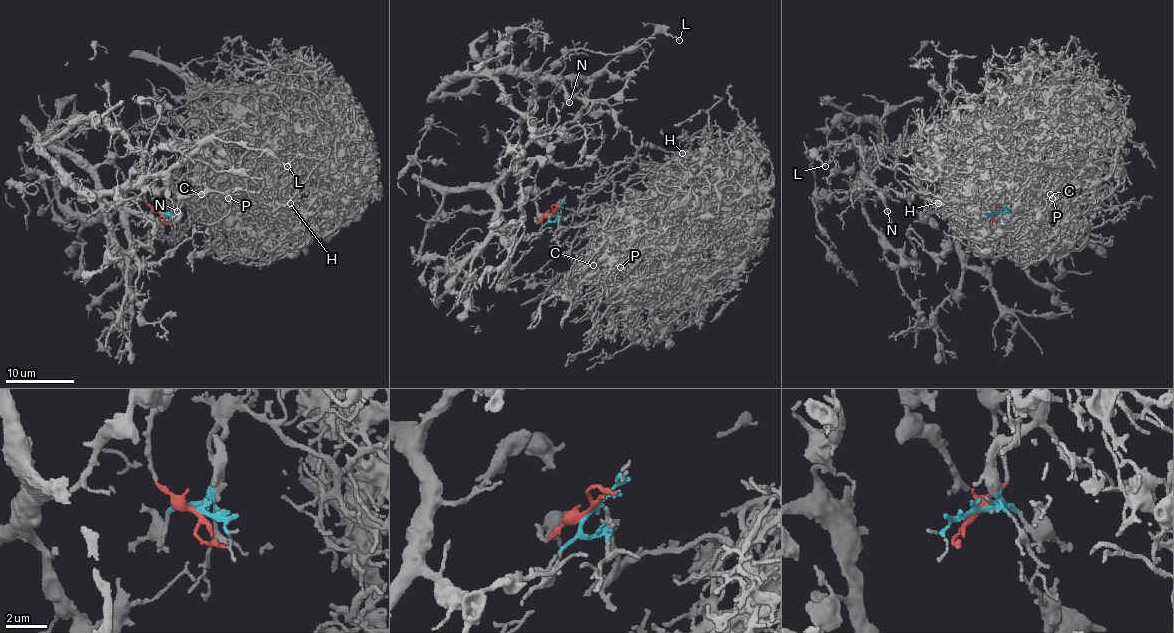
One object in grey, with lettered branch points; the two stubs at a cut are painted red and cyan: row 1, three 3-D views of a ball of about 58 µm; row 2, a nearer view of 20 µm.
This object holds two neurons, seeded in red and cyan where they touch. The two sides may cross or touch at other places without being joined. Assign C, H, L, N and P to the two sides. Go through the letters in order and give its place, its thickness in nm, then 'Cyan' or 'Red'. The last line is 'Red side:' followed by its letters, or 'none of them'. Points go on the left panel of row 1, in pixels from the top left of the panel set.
C: Place: (201, 194). Thickness 130 nm. Cyan
H: Place: (290, 203). Thickness 110 nm. Cyan
L: Place: (287, 166). Thickness 170 nm. Red
N: Place: (177, 211). Thickness 160 nm. Red
P: Place: (228, 198). Thickness 160 nm. Cyan
Red side: L, N

